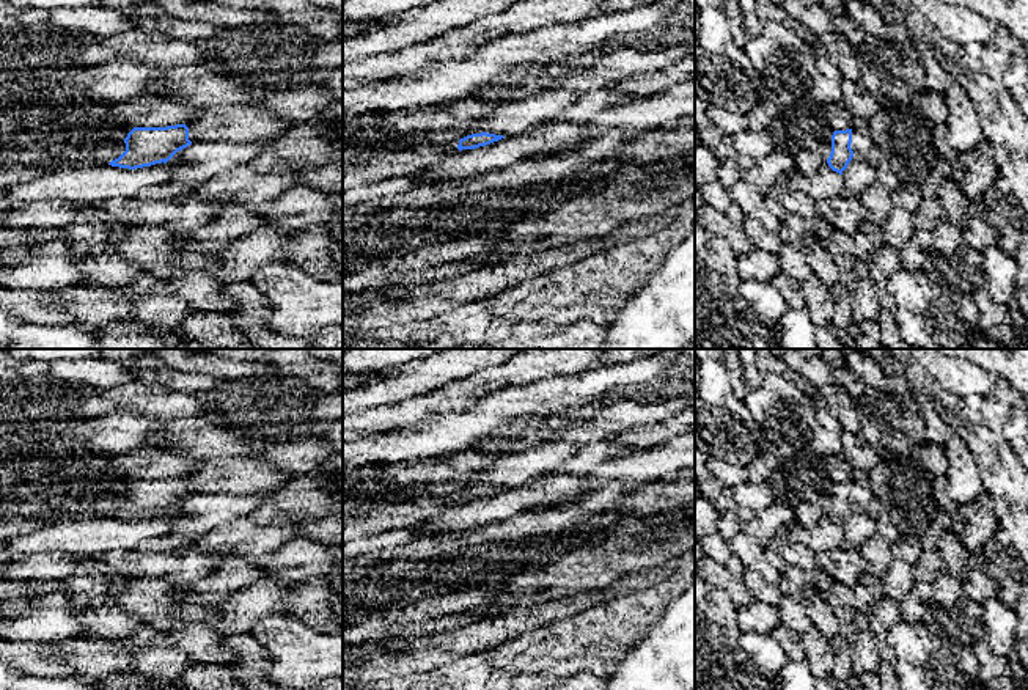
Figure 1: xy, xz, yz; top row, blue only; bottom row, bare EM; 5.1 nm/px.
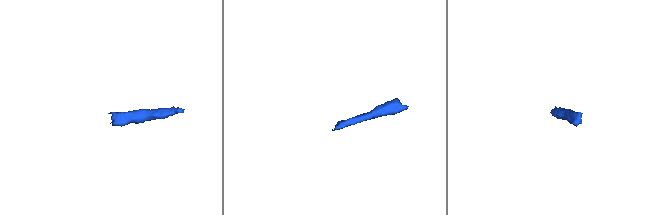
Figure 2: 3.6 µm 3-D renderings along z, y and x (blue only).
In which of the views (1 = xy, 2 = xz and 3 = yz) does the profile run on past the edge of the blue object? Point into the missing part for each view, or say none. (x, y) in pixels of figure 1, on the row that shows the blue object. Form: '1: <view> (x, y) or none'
1: none
2: xz (398, 162)
3: none

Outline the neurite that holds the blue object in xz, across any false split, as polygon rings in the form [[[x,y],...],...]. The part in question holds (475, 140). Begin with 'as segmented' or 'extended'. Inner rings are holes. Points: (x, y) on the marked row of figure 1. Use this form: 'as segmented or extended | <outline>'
extended | [[[472,134],[459,141],[443,145],[412,145],[409,149],[396,149],[384,156],[377,156],[366,165],[343,168],[343,192],[377,182],[379,179],[409,176],[415,171],[439,163],[445,156],[462,149],[475,149],[505,138],[495,134]]]

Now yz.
as segmented | [[[852,129],[835,130],[832,135],[832,152],[827,159],[828,167],[843,174],[847,168],[849,162],[854,157],[854,151],[850,148],[852,143]]]

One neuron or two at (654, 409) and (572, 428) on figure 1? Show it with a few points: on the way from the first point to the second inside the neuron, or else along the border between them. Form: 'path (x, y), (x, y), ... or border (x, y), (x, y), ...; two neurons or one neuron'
path (634, 414), (615, 415), (604, 425), (593, 428); one neuron

